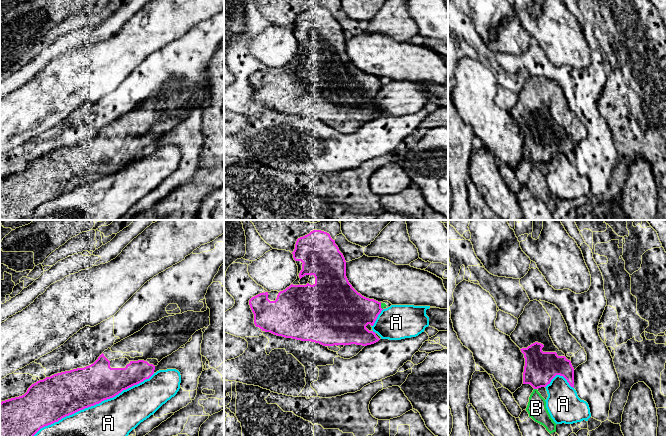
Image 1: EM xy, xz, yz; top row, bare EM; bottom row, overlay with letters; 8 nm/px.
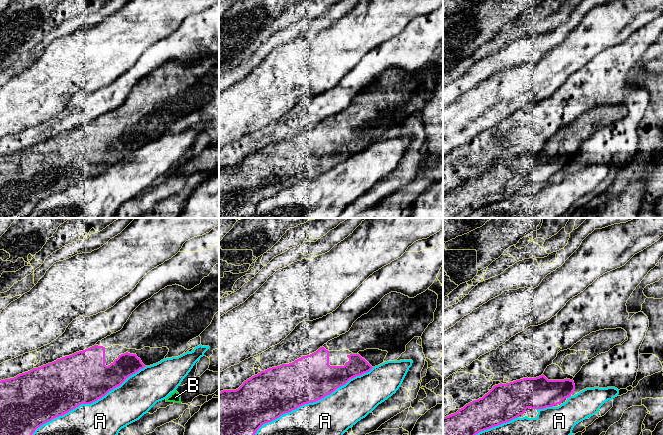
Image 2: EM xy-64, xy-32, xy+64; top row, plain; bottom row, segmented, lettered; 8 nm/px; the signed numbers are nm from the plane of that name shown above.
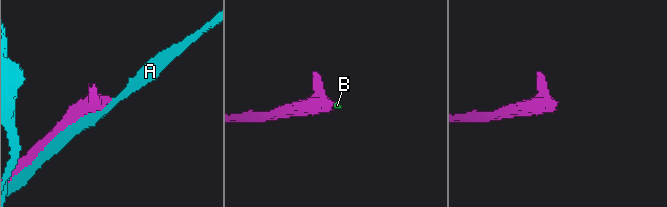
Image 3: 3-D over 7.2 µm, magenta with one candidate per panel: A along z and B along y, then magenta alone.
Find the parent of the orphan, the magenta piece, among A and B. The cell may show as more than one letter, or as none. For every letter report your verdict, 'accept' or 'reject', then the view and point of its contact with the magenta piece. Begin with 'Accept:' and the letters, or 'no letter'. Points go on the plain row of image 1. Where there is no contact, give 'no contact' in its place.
Accept: no letter
A: reject; meets magenta in xy at (87, 183)
B: reject; meets magenta in yz at (535, 164)

